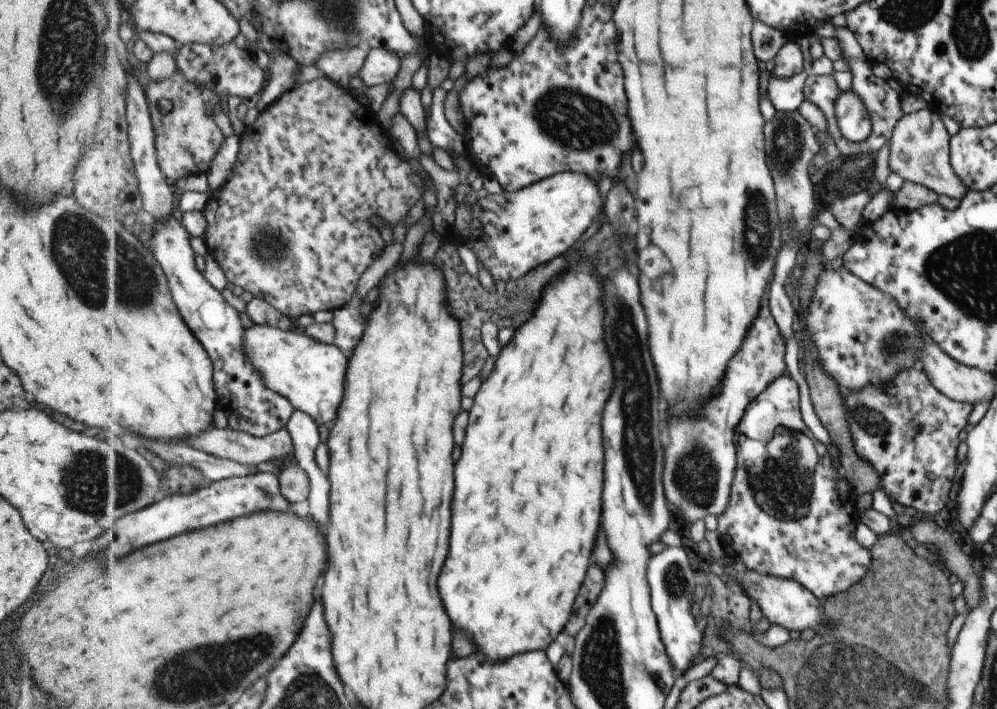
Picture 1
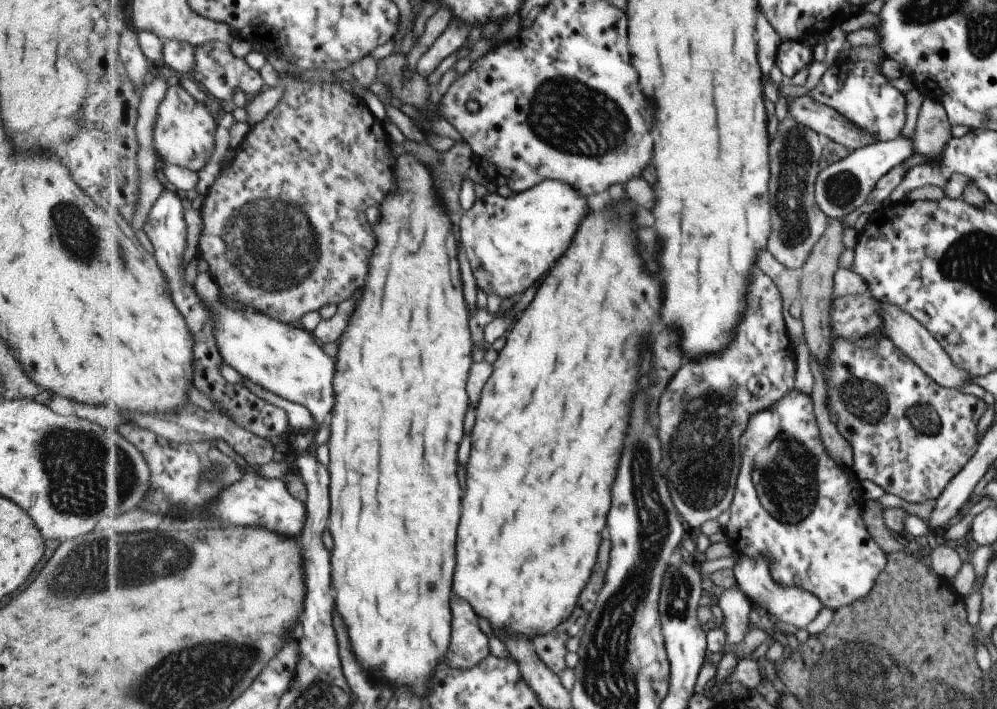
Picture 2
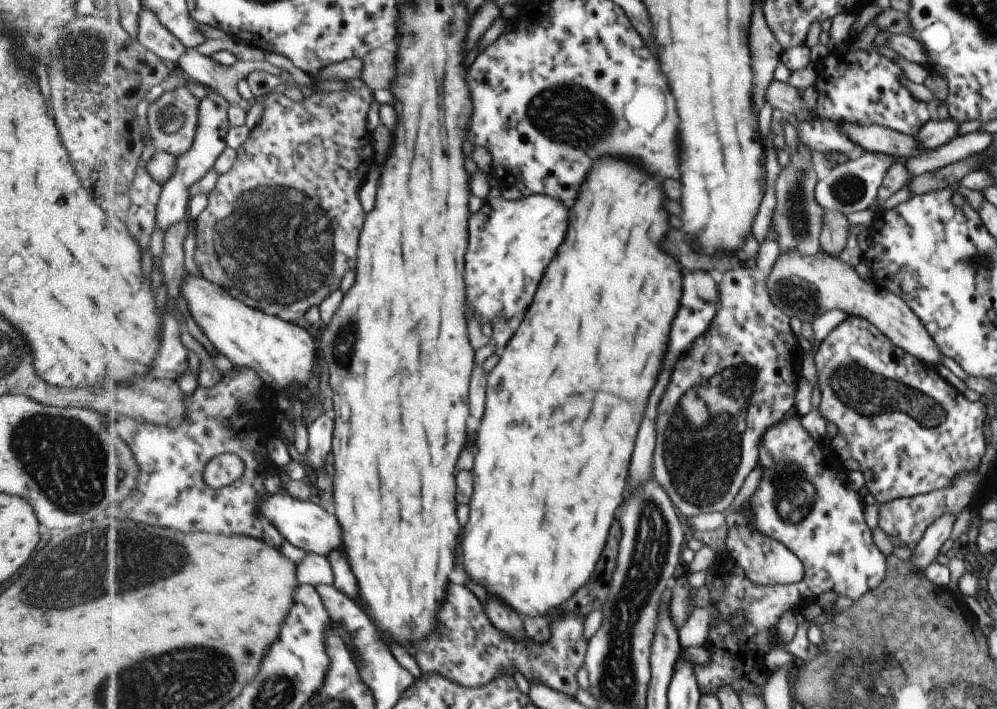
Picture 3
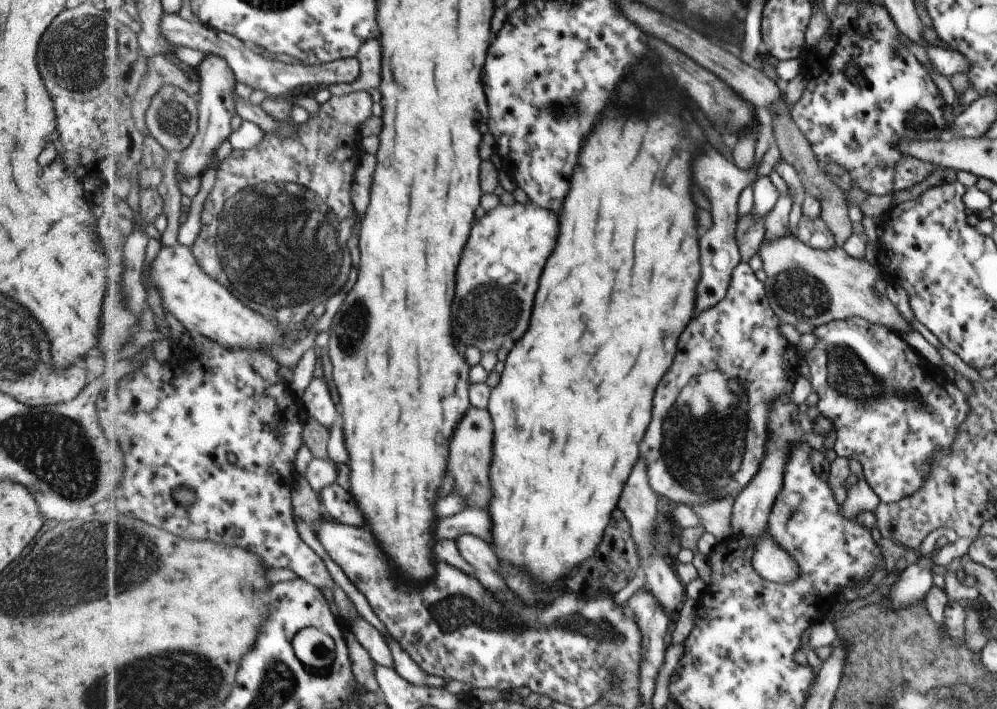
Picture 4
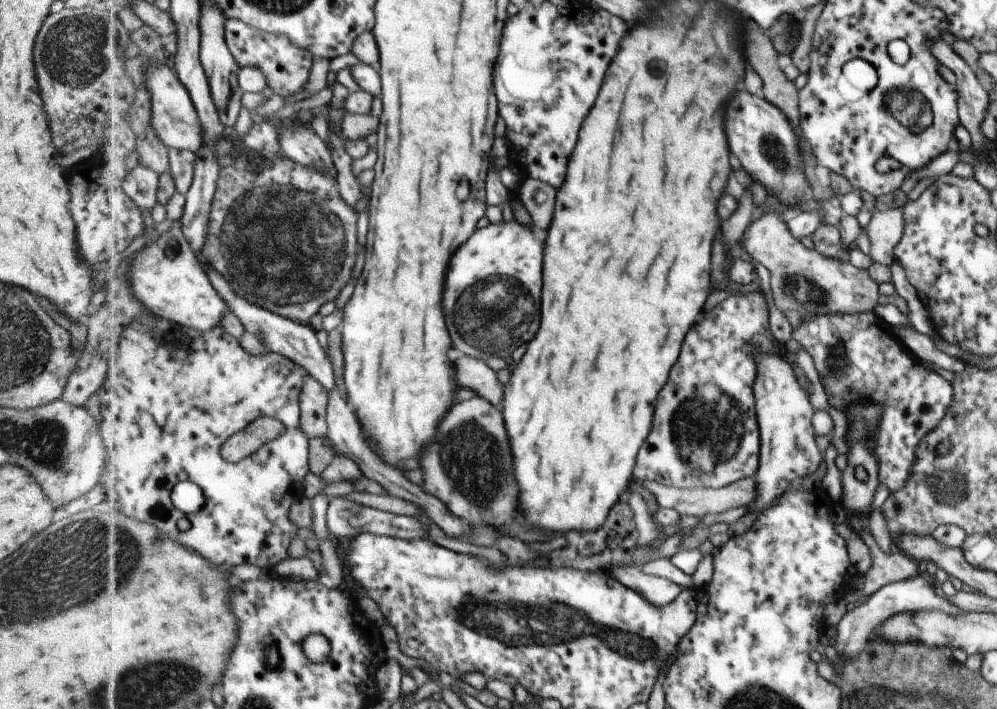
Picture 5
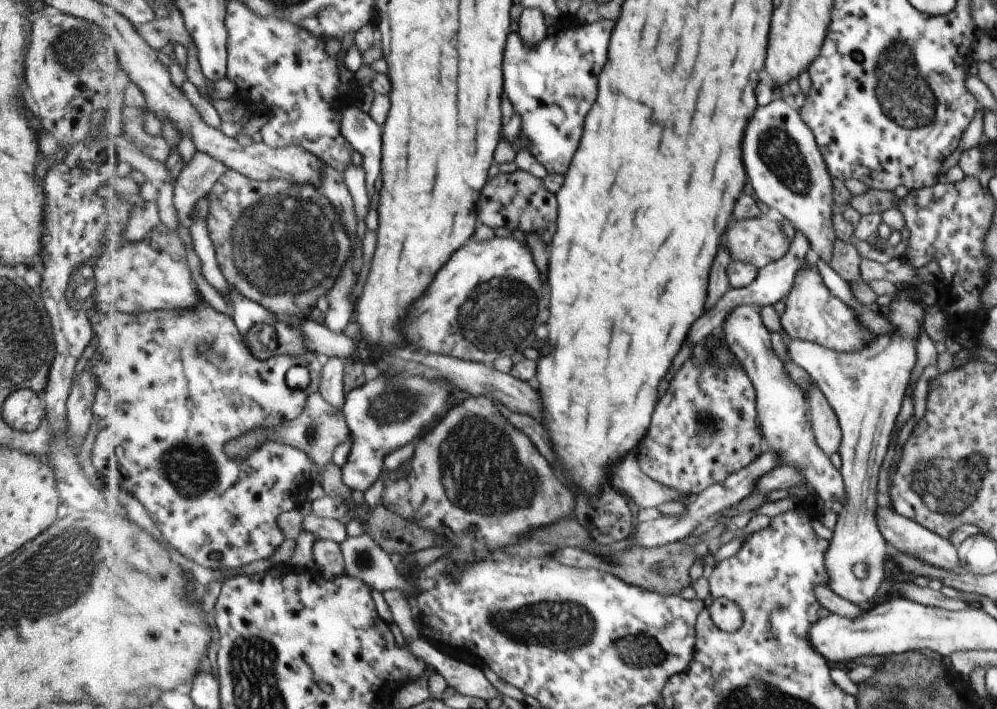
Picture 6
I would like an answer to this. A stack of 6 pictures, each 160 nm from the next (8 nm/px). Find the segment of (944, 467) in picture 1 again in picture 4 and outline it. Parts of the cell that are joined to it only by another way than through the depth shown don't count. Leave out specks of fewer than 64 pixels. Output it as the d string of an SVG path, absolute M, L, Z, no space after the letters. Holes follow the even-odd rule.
M851 317L850 319L830 321L829 323L819 325L812 333L816 338L814 345L803 356L801 365L809 377L812 390L817 393L816 409L821 415L828 418L834 426L835 441L832 449L836 456L843 456L843 458L847 459L855 458L855 460L859 461L865 482L878 496L881 503L894 503L903 497L913 495L915 491L921 488L929 476L932 456L940 450L948 450L949 447L953 447L954 436L961 424L965 422L968 414L968 402L965 402L963 394L953 386L953 382L947 380L947 376L939 368L931 366L931 363L927 362L926 357L921 358L915 352L915 349L909 348L895 330L888 329L883 325L873 324L861 317Z

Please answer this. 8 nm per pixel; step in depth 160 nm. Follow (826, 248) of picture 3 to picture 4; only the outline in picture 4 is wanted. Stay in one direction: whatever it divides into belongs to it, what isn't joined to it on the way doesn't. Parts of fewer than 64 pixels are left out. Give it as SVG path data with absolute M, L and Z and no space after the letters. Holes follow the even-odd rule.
M771 57L763 62L763 70L765 74L771 79L781 90L781 97L775 99L768 107L771 111L771 124L772 124L772 136L773 140L779 150L780 159L791 165L791 168L795 170L797 176L801 182L801 186L804 188L806 194L815 197L819 204L819 218L825 222L828 231L833 235L834 244L841 246L851 235L851 222L847 217L847 204L844 192L835 185L828 174L821 170L818 166L818 160L812 153L811 145L804 137L804 134L800 131L800 128L794 123L794 120L790 117L790 108L787 106L783 98L783 80L780 80L775 73L775 66L777 61Z

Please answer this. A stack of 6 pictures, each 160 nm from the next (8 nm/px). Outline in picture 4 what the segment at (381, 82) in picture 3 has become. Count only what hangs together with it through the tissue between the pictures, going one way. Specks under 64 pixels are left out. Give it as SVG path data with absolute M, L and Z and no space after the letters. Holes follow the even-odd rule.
M371 39L363 43L359 54L354 57L361 64L361 76L357 79L357 82L338 82L323 87L330 92L331 96L366 91L369 88L379 90L379 86L381 86L381 58L383 58L383 48L381 48L379 39Z

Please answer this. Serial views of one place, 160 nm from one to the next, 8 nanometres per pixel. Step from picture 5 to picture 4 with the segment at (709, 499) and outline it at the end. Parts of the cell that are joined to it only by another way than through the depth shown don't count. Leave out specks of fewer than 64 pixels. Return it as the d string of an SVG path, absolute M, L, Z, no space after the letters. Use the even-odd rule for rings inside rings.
M729 495L708 503L693 503L690 506L701 518L706 532L713 534L717 541L721 542L735 534L732 525L735 501L736 496Z

